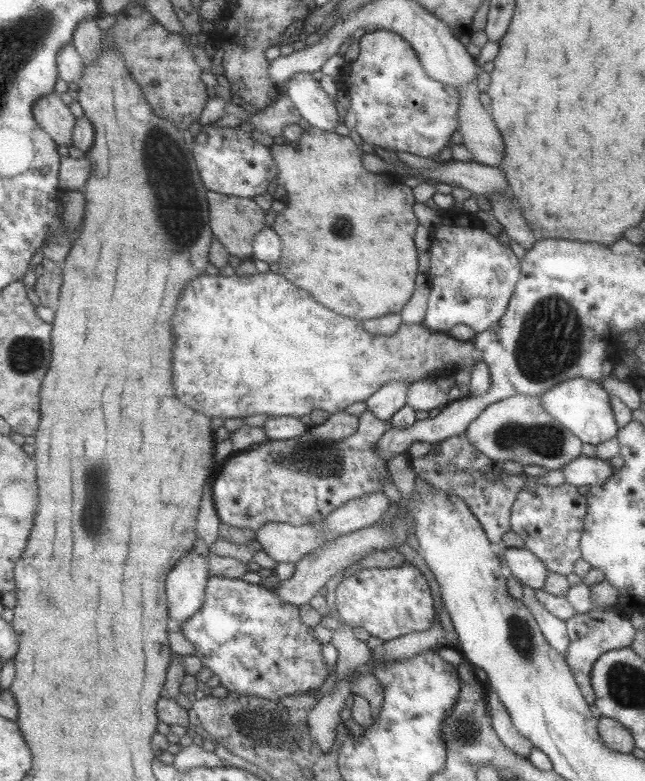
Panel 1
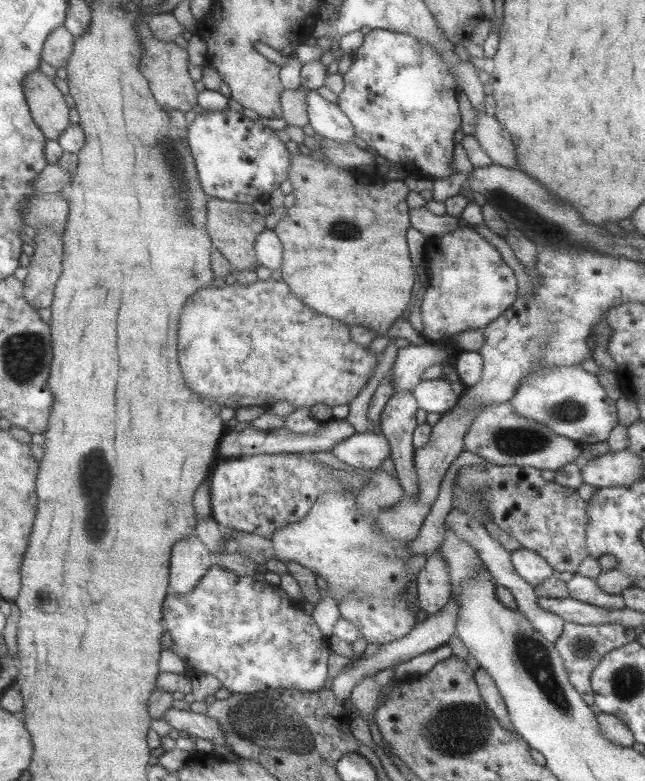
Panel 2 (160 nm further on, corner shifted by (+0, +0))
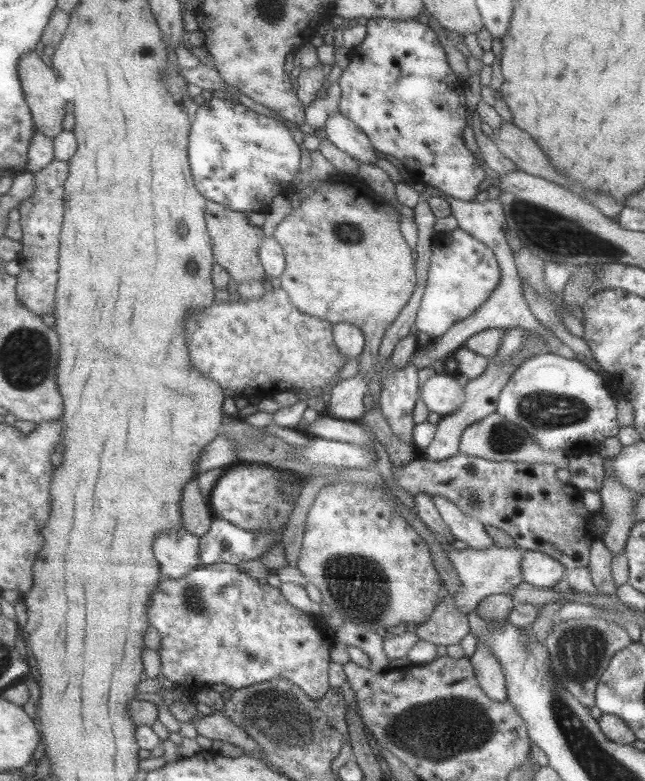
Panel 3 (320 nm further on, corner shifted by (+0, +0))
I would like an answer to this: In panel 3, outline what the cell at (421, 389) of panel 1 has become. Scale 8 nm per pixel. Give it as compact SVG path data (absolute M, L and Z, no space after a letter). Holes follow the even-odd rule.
M433 374L419 389L426 408L440 417L455 412L465 400L465 391L455 374Z

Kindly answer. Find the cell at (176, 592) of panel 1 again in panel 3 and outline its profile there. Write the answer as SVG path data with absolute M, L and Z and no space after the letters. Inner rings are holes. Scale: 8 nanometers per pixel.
M183 528L157 534L152 542L152 551L159 564L161 579L181 579L189 570L200 566L198 536Z

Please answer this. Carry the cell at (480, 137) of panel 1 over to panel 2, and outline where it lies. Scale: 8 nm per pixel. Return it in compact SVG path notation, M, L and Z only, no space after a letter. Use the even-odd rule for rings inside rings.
M475 113L475 132L473 136L478 141L479 148L487 154L493 164L507 168L517 168L515 148L512 136L487 114Z

